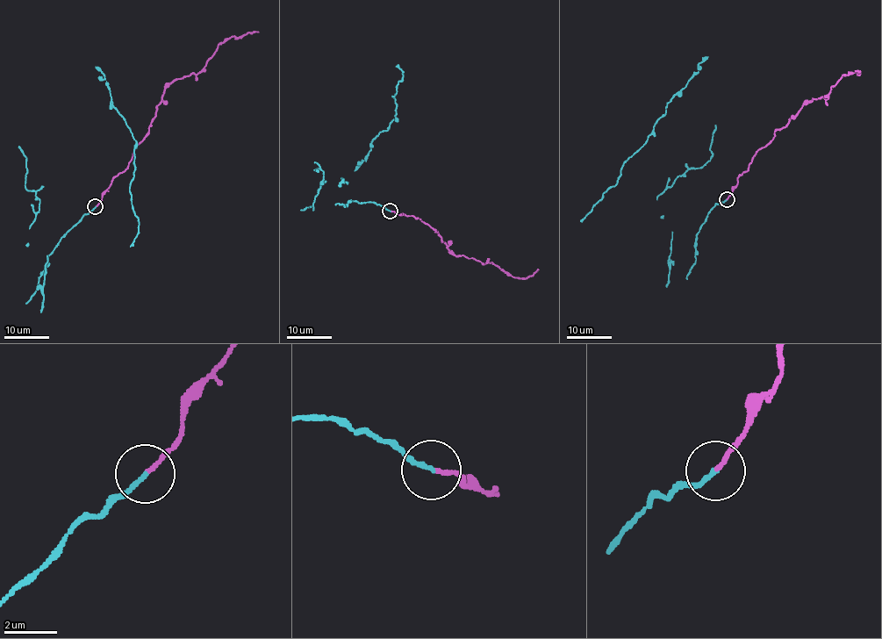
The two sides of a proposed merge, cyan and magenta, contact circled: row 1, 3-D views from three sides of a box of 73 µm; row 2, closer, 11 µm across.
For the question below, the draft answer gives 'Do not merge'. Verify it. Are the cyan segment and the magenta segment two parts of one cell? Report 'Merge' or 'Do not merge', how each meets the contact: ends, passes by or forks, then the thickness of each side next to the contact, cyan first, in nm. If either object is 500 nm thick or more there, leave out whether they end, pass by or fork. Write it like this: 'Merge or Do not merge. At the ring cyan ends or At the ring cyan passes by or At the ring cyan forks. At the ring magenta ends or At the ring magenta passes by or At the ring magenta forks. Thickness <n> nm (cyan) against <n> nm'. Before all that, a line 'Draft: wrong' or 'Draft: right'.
Draft: right
Do not merge. At the ring cyan ends. At the ring magenta ends. Thickness 160 nm (cyan) against 130 nm

